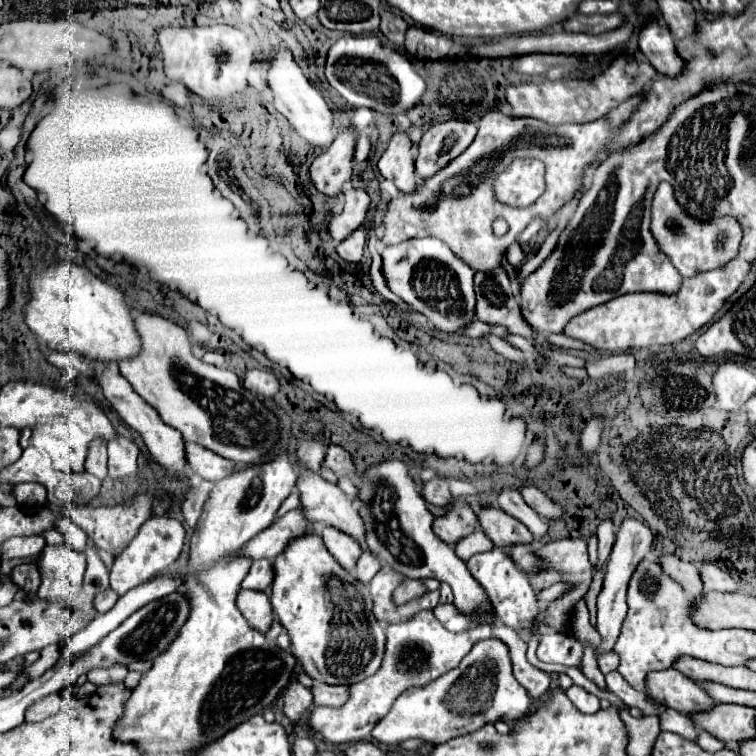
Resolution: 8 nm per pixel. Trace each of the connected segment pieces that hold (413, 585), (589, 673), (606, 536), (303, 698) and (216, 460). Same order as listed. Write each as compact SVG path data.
M404 578L402 586L396 588L396 592L392 594L392 600L394 600L396 604L404 604L404 602L410 602L410 600L414 600L414 598L424 596L426 592L428 592L428 590L424 588L422 580L410 580L410 578Z
M585 645L584 647L584 655L581 661L582 673L594 682L600 690L608 692L606 682L604 682L604 674L600 672L600 668L598 668L598 664L596 664L595 648L590 645Z
M604 520L598 526L598 562L596 562L596 570L604 568L608 556L610 556L612 544L614 544L614 524L610 520Z
M294 682L284 690L284 714L292 724L300 724L308 716L312 704L310 688L304 688L300 682Z
M184 444L186 460L190 470L210 482L218 482L234 472L232 460L226 460L222 456L216 456L214 452L208 452L208 448L200 448L200 444Z

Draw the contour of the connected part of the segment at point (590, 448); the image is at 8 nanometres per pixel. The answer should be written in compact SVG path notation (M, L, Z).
M592 418L586 424L586 428L582 432L582 438L580 438L580 450L582 452L594 452L598 448L600 436L602 436L602 430L604 430L604 424L602 422L604 420L600 420L600 418Z

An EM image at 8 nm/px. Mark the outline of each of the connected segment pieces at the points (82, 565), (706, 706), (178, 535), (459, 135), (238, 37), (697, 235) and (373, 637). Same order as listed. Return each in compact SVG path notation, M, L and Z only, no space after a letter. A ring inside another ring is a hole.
M68 542L58 546L46 544L42 554L38 556L36 566L42 578L38 596L42 596L44 600L66 598L70 594L76 594L82 586L86 572L86 554L68 548Z
M674 668L648 674L646 684L648 694L654 702L684 714L706 712L716 706L716 702L706 694L706 690L698 682L690 680Z
M150 518L142 524L138 536L130 542L130 546L118 556L114 558L114 566L112 566L112 574L110 574L110 586L114 592L118 592L120 596L126 594L130 588L134 588L136 584L142 584L144 580L148 580L150 576L164 572L178 556L184 544L184 528L176 518Z
M448 120L430 126L418 142L418 156L414 166L420 178L432 176L444 168L460 152L464 152L476 136L476 126L468 120Z
M194 26L194 28L162 28L158 40L164 54L164 74L170 80L184 82L188 90L202 98L228 98L246 88L246 76L254 66L254 50L244 32L226 26Z
M660 184L654 202L652 202L652 224L650 224L652 234L656 236L658 244L664 248L664 252L672 258L674 266L682 276L696 276L698 272L706 272L712 268L722 268L728 264L732 258L736 258L740 240L742 240L742 228L736 218L722 218L722 220L696 220L694 216L688 216L680 204L676 204L674 188L670 184ZM724 230L730 234L728 242L724 248L716 248L714 240L716 234Z
M314 530L292 540L292 544L276 556L272 570L272 610L292 638L294 656L316 682L356 684L380 668L386 636L384 624L372 616L368 584L340 568ZM326 596L334 596L336 606L330 604L330 600L326 602Z

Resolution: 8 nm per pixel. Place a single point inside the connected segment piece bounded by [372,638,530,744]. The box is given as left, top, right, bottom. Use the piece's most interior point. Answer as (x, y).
(483, 688)

